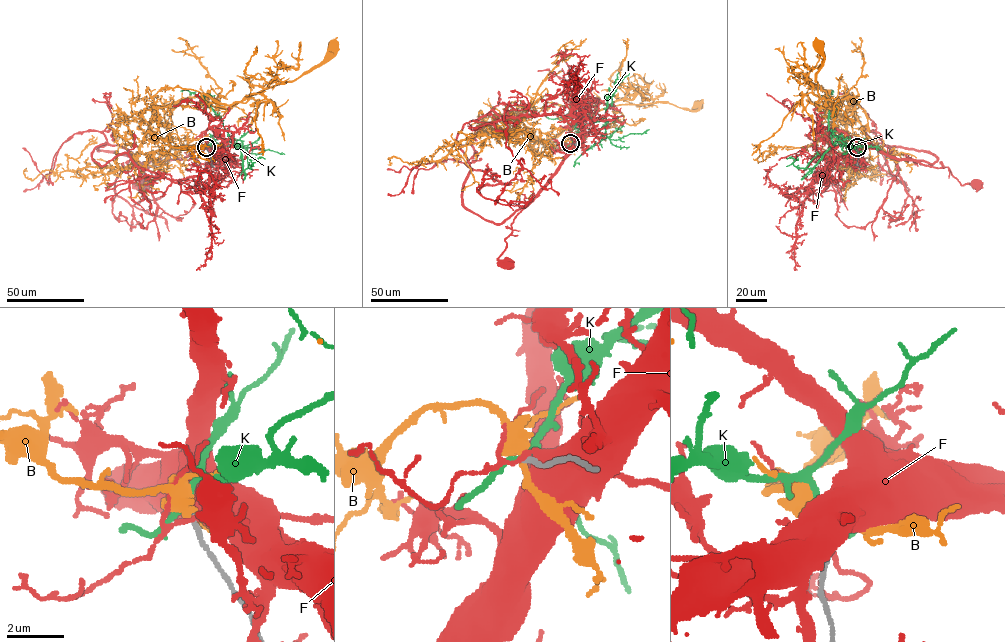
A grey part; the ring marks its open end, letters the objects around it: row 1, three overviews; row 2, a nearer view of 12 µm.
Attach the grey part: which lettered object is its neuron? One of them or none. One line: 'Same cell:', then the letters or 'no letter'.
Same cell: no letter

